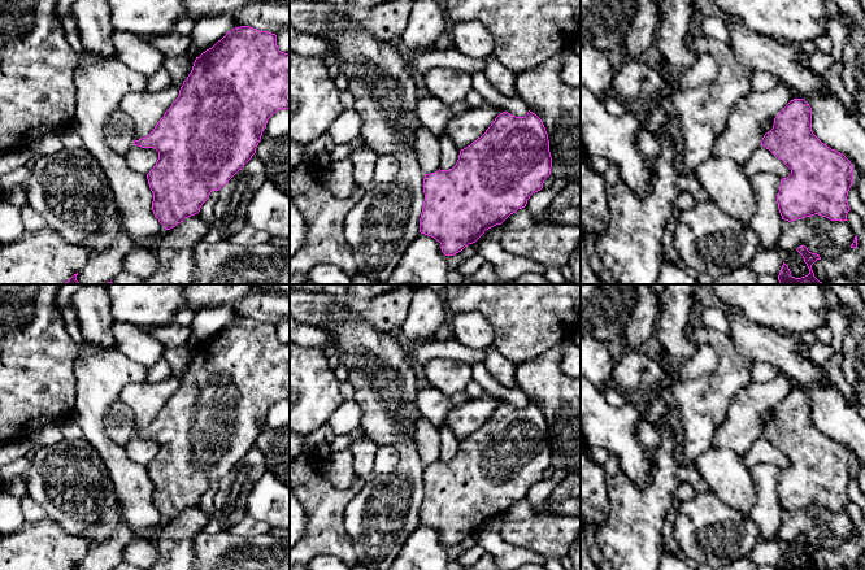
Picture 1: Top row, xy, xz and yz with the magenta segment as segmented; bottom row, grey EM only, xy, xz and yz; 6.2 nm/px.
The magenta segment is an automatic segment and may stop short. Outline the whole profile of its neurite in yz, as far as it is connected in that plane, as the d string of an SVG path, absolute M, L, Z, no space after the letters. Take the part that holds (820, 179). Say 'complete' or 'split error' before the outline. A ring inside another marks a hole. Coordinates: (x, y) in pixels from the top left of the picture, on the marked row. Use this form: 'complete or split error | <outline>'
complete | M804 99L791 100L779 112L774 118L773 129L764 135L761 145L782 160L791 170L791 174L787 178L781 179L779 192L777 195L778 209L782 219L791 222L818 214L831 221L847 221L847 214L851 210L847 196L853 183L853 166L843 153L831 149L813 134L812 108Z

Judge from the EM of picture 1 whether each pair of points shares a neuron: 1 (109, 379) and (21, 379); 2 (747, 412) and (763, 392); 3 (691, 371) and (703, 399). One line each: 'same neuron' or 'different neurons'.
1: different neurons
2: same neuron
3: different neurons

